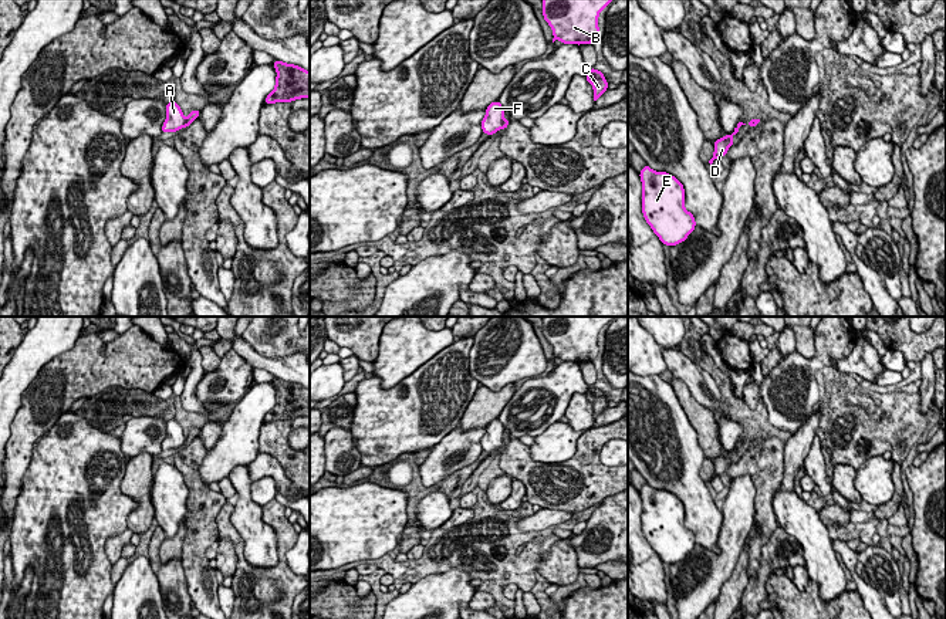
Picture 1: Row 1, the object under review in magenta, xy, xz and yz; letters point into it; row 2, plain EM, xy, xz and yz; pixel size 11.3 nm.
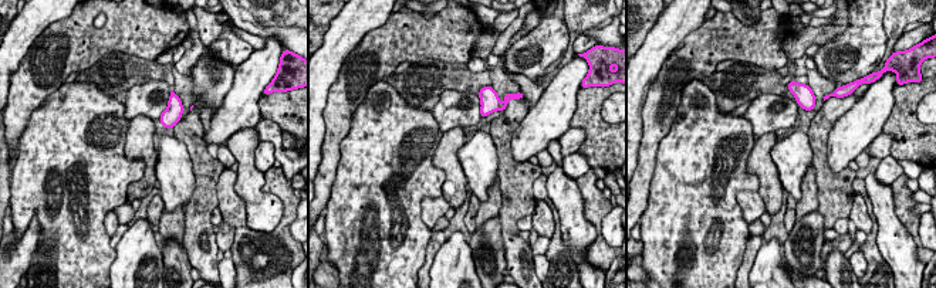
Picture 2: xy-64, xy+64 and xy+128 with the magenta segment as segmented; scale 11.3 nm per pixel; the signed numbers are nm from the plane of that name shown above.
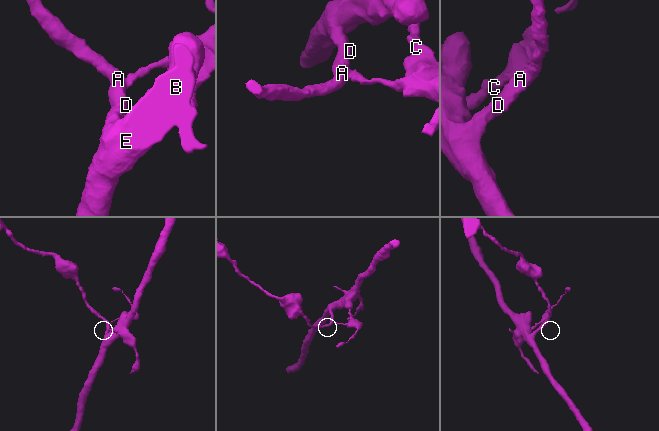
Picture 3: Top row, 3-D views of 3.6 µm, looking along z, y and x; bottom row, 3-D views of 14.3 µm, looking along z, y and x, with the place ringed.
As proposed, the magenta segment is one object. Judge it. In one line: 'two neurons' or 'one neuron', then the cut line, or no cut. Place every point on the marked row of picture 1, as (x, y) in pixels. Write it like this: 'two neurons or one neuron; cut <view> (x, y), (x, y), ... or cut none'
two neurons; cut xy (186, 119), (182, 127)

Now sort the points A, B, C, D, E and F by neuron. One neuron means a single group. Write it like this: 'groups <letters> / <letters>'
groups A B D E F / C

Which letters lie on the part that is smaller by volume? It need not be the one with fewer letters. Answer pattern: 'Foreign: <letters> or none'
Foreign: C

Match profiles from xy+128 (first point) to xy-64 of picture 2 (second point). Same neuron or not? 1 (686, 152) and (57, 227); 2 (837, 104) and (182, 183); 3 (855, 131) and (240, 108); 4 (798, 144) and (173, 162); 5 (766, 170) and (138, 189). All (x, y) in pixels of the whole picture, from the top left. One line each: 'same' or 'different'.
1: same
2: different
3: same
4: same
5: same

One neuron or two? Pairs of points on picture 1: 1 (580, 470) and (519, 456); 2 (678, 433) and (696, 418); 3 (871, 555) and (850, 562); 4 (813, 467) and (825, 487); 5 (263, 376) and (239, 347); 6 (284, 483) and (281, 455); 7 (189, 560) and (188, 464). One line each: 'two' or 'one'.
1: one
2: two
3: two
4: one
5: two
6: two
7: one

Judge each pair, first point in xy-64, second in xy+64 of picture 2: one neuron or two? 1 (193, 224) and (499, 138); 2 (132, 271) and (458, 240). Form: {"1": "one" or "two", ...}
{"1": "one", "2": "one"}

